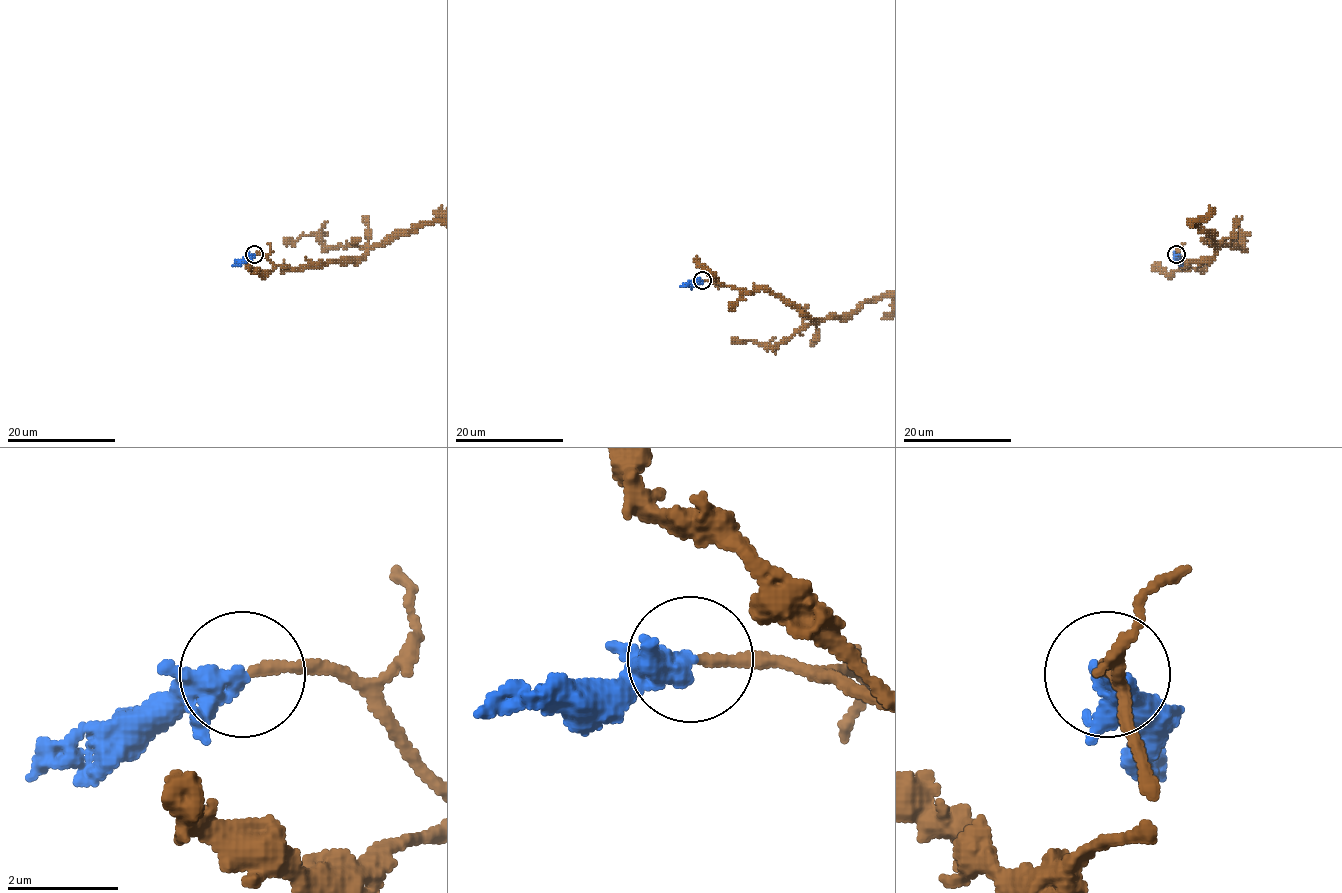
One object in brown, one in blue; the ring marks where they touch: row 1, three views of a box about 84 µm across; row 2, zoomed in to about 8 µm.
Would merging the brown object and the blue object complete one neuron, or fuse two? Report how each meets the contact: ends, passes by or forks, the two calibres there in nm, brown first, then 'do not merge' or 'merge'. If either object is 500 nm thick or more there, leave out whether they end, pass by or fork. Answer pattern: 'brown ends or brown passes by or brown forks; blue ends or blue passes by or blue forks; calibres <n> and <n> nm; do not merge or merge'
brown ends; blue forks; calibres 200 and 240 nm; merge

